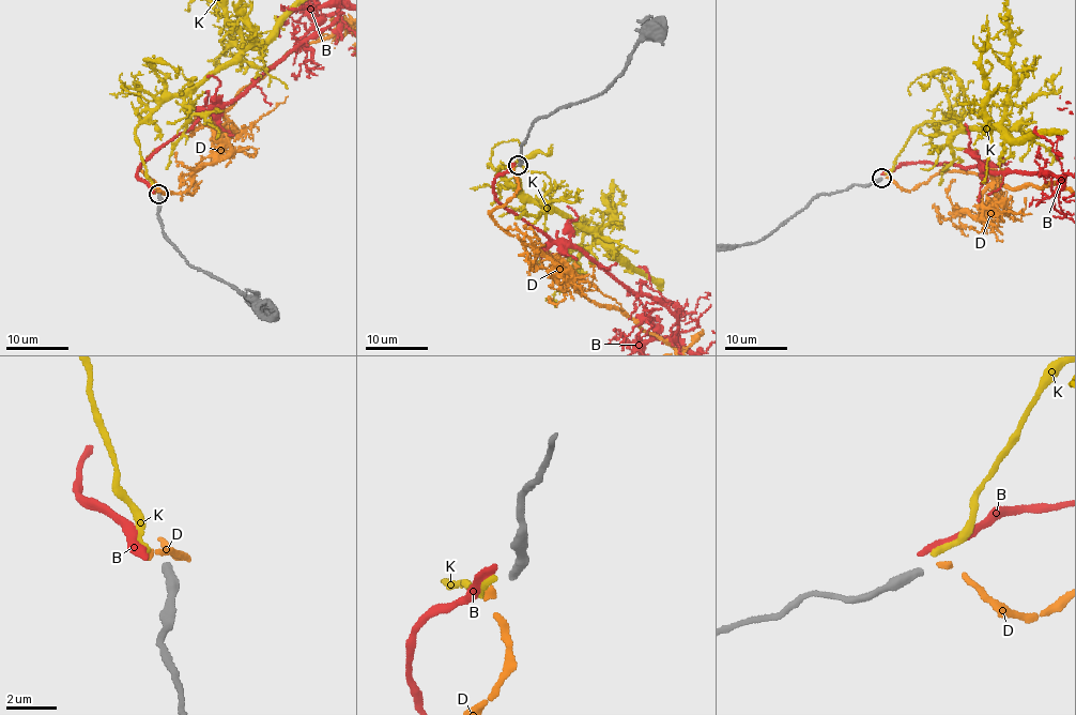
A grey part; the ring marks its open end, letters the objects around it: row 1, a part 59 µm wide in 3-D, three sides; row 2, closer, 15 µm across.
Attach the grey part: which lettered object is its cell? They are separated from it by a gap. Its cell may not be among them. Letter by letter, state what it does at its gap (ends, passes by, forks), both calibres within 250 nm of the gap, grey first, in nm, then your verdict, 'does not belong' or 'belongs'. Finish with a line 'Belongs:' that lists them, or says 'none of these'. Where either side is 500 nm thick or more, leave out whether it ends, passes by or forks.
B: it ends there; 360 nm thick on the grey side, 320 nm on the other; does not belong
D: it ends there; 360 nm thick on the grey side, 220 nm on the other; belongs
K: it ends there; 360 nm thick on the grey side, 260 nm on the other; does not belong
Belongs: D

